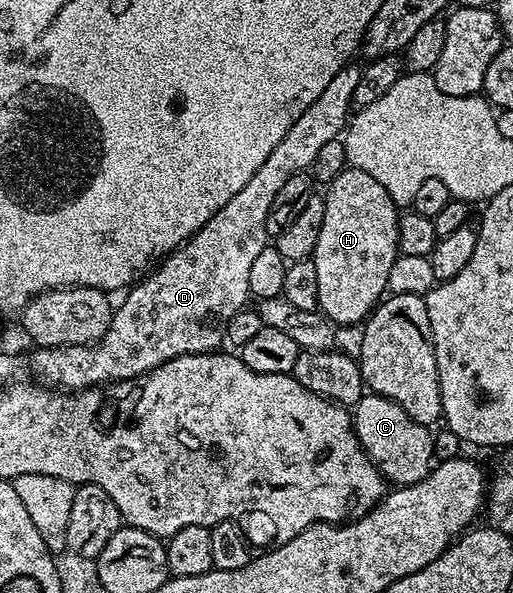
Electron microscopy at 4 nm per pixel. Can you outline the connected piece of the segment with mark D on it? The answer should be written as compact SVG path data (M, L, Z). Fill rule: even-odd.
M349 66L338 70L338 74L330 78L326 90L322 90L322 94L318 94L318 98L314 98L314 102L310 102L310 106L306 106L306 110L292 123L286 138L282 138L282 142L278 142L278 146L270 150L270 158L266 158L266 162L258 166L254 178L250 178L250 182L246 182L246 186L242 186L242 190L238 190L238 194L234 194L234 198L230 198L226 206L219 208L190 239L175 249L157 272L149 271L143 279L127 289L128 297L121 304L115 305L112 321L104 337L95 344L32 350L28 356L31 379L53 390L74 393L81 388L94 388L117 380L135 380L179 356L217 351L225 343L224 331L230 318L234 318L234 314L249 303L250 269L254 267L254 258L258 258L258 254L262 254L262 250L270 244L266 218L270 214L270 202L274 202L274 194L282 190L283 184L295 172L311 169L314 157L320 153L322 146L326 146L326 142L341 139L350 123L354 90L358 90L361 78L359 67Z

